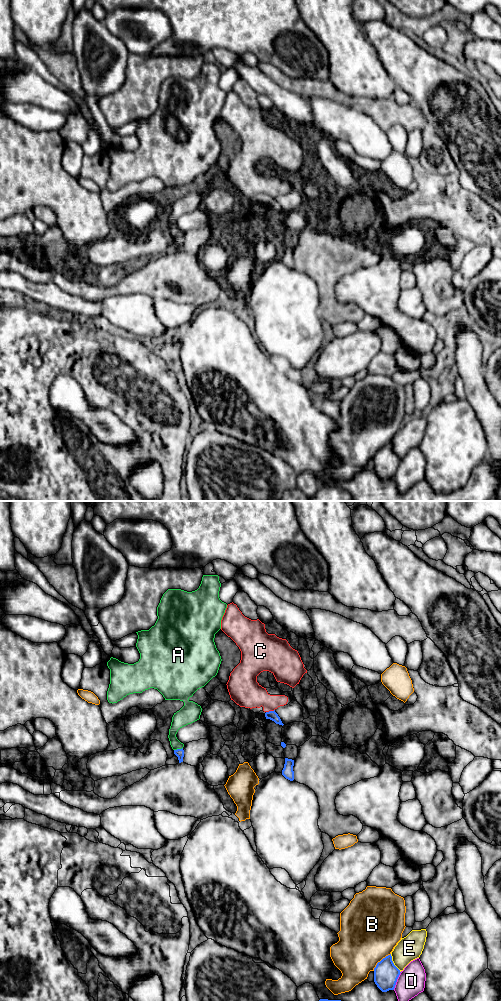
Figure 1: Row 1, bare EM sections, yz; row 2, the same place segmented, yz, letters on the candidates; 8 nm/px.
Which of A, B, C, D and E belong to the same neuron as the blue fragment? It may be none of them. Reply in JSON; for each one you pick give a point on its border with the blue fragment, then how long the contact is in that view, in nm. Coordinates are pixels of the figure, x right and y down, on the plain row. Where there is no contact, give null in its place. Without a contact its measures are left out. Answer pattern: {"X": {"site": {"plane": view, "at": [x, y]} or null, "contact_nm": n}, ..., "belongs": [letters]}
{"belongs": []}

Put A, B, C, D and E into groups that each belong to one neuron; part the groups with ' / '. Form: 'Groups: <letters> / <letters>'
Groups: A / B / C / D / E

